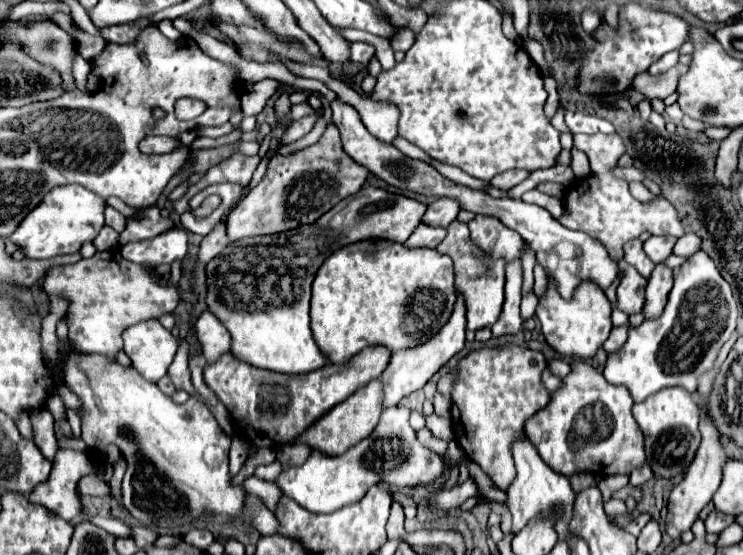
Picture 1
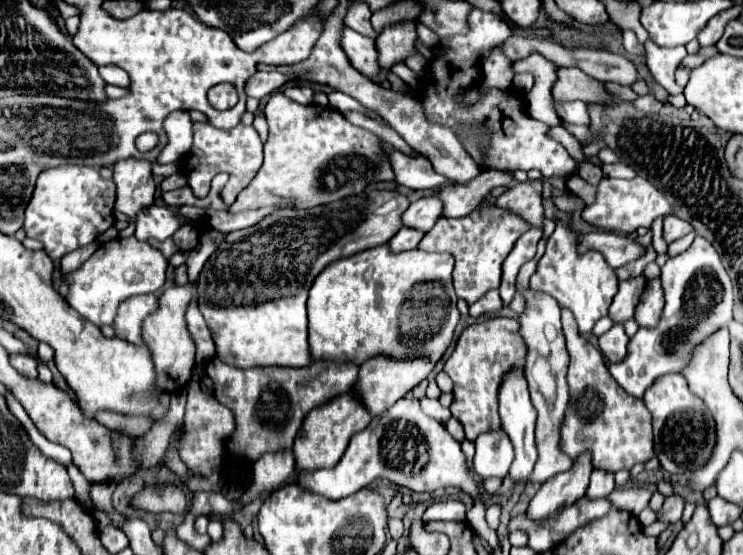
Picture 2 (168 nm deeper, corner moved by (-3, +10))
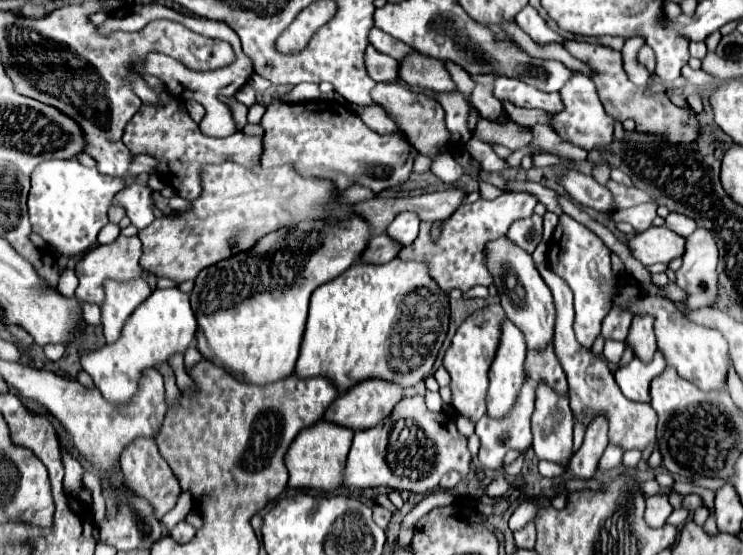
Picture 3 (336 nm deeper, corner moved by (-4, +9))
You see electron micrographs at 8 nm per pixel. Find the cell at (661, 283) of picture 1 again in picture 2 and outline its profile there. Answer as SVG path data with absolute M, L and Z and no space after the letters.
M654 278L648 282L648 288L642 294L642 302L636 306L634 320L642 328L656 328L660 322L660 316L662 316L662 308L664 308L662 286L660 286L658 278Z

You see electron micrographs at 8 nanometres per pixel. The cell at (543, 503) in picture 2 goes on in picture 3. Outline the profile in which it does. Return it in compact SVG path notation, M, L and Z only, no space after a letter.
M597 417L585 431L585 441L581 449L571 457L567 473L577 479L591 479L597 471L597 463L609 445L607 441L607 419Z

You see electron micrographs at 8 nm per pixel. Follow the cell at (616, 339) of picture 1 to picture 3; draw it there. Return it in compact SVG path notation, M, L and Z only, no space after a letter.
M605 341L605 349L603 349L603 355L609 363L619 363L621 361L621 355L623 355L623 349L625 345L619 343L619 341Z

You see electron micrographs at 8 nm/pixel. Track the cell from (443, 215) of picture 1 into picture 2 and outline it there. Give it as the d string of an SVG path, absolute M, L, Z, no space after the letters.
M428 196L408 206L408 210L402 214L402 224L406 228L428 232L440 216L442 216L442 202L438 202L436 196Z

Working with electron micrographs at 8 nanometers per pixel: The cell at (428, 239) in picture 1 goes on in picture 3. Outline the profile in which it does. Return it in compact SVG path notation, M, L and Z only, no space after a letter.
M387 233L377 235L375 239L371 239L369 247L363 253L363 261L365 263L387 263L391 259L395 259L399 255L399 251L403 249L403 245L399 245L395 239L391 239Z

